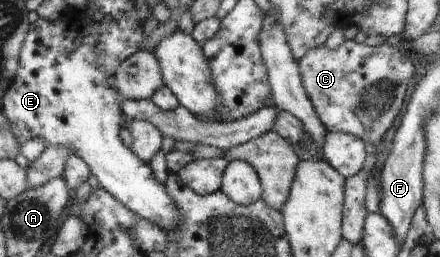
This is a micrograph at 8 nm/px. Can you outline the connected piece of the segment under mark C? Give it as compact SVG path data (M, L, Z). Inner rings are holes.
M345 40L335 51L329 51L321 45L307 49L305 55L296 60L306 96L327 132L349 133L359 137L363 143L370 143L373 146L381 142L383 133L393 123L395 115L399 113L403 105L407 85L415 72L413 63L401 52L402 48L392 47L385 43L365 46L353 40Z

